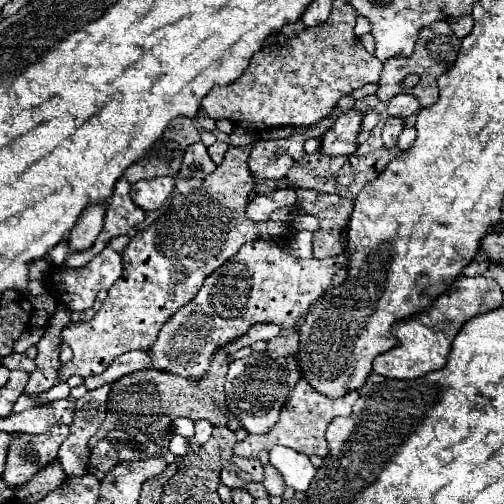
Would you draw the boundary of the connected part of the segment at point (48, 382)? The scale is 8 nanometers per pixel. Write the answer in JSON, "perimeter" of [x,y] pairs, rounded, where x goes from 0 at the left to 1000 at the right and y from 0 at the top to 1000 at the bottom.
{"perimeter":[[[119,607],[111,627],[103,627],[95,635],[87,675],[79,675],[75,706],[67,714],[71,734],[60,742],[60,754],[48,770],[52,786],[75,786],[115,762],[115,734],[123,726],[123,718],[119,718],[119,683],[123,683],[119,655],[135,639],[139,639],[139,619],[127,607]]]}

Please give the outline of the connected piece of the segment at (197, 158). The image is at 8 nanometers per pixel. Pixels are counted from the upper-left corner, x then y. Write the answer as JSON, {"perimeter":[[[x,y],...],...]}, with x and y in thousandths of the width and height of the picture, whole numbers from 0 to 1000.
{"perimeter":[[[389,282],[389,286],[369,294],[365,321],[361,321],[361,333],[357,333],[361,349],[401,357],[405,349],[421,345],[421,337],[429,337],[429,325],[417,317],[413,298],[409,298],[409,290],[401,282]]]}

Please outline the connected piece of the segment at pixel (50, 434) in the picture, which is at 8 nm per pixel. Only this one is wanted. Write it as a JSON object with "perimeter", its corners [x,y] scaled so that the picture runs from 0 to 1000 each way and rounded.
{"perimeter":[[[111,841],[87,861],[28,861],[16,881],[4,952],[20,968],[48,964],[75,933],[111,913],[115,889],[135,865],[135,845]]]}

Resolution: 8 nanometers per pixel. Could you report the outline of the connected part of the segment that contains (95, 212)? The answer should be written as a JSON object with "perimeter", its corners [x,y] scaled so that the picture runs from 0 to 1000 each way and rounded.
{"perimeter":[[[179,405],[171,413],[171,421],[163,421],[159,437],[151,440],[151,452],[143,452],[143,460],[135,468],[139,500],[175,496],[190,480],[194,464],[202,460],[202,448],[206,448],[206,429],[210,429],[206,405]]]}

